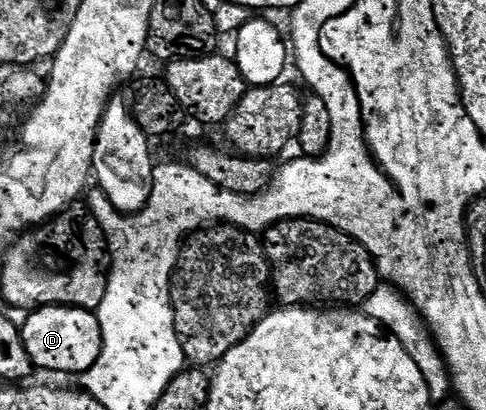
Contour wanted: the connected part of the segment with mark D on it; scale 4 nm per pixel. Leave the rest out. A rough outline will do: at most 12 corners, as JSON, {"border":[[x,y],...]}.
{"border":[[41,307],[20,327],[33,364],[79,376],[102,353],[95,311]]}

